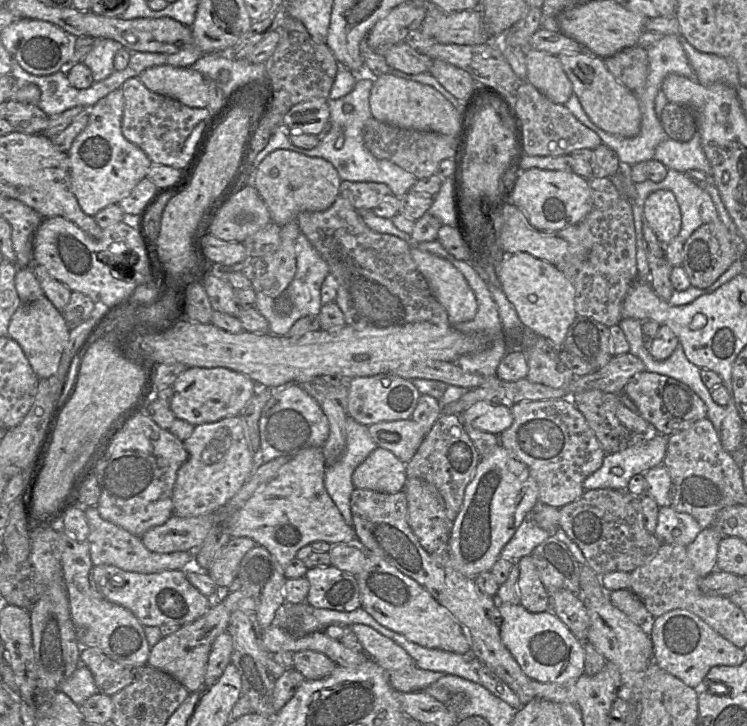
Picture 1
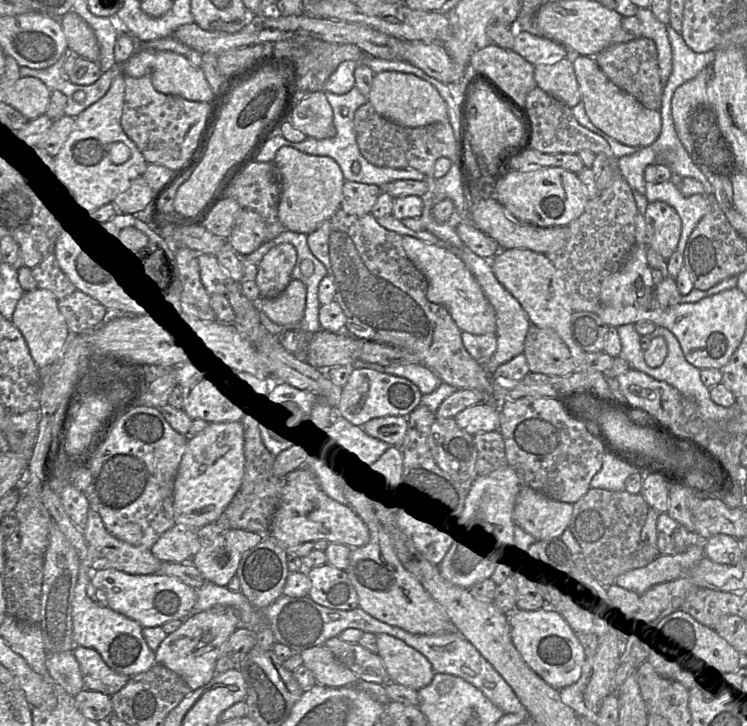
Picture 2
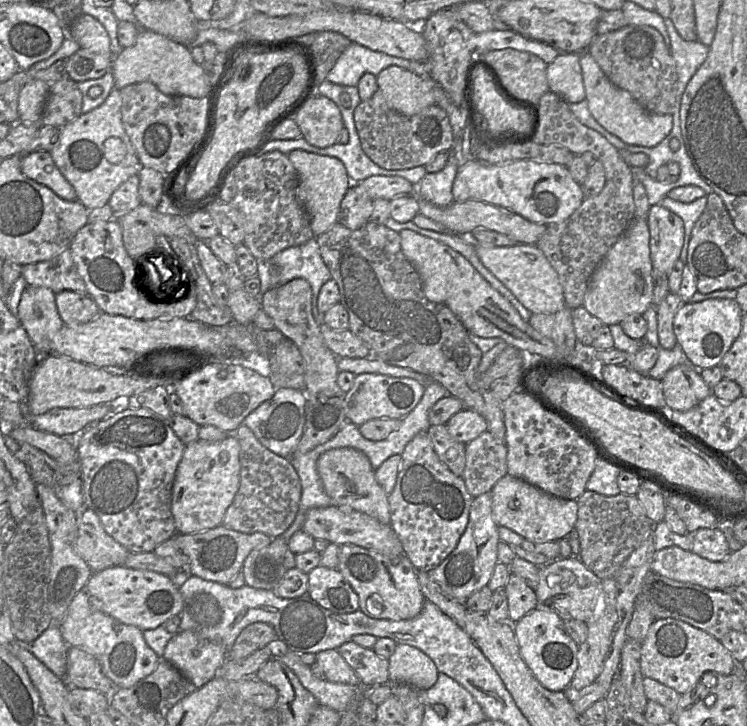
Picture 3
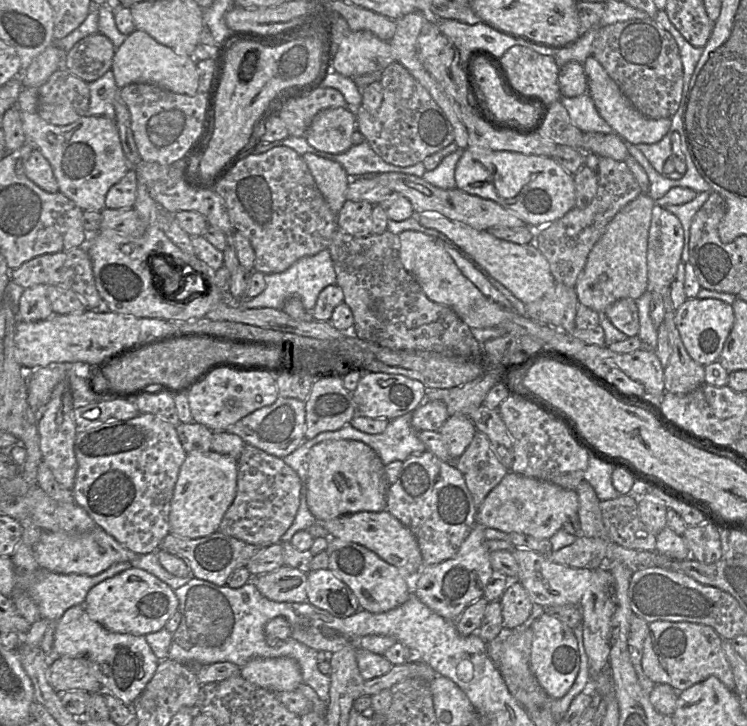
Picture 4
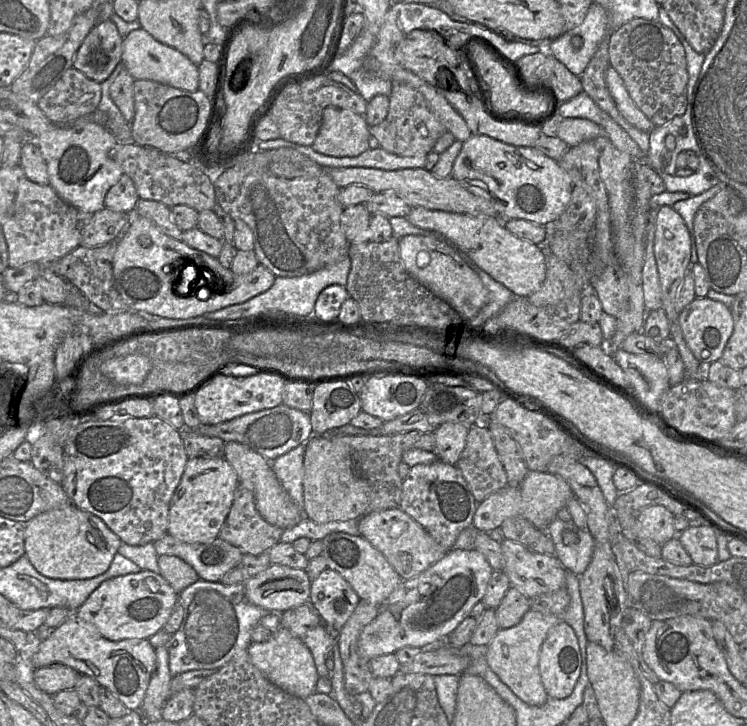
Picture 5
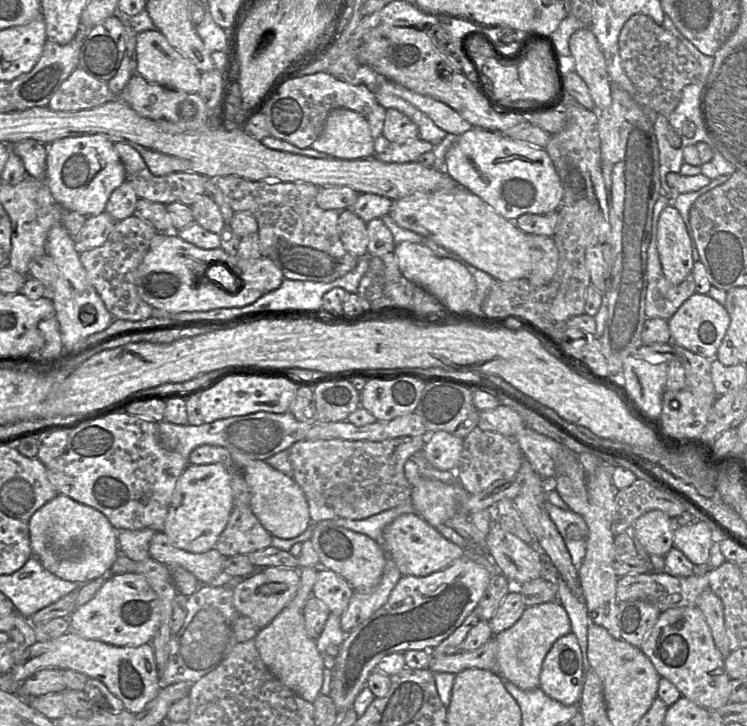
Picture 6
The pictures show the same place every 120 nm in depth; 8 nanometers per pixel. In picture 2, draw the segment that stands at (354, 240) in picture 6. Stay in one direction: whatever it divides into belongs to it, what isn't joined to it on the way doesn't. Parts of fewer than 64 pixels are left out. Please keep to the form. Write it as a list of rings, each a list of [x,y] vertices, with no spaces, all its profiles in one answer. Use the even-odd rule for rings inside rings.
[[[345,181],[340,208],[351,215],[371,214],[372,207],[381,193],[382,190],[377,185]]]

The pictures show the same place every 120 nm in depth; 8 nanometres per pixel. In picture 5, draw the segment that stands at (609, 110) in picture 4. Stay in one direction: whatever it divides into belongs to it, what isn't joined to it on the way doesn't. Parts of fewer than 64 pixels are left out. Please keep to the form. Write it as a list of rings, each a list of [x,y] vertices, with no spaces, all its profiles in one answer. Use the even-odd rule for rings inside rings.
[[[612,66],[606,70],[605,80],[607,88],[623,117],[637,129],[650,133],[655,125],[637,107],[625,86],[624,80]]]

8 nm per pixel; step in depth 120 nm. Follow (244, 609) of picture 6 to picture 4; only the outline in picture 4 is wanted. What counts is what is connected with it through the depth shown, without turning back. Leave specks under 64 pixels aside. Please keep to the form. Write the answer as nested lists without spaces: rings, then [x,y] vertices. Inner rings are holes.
[[[290,566],[254,577],[258,591],[275,602],[301,603],[307,601],[307,574]]]

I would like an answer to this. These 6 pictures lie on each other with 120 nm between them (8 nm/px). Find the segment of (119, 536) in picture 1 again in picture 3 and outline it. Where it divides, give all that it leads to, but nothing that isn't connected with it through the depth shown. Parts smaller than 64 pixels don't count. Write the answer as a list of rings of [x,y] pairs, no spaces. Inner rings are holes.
[[[92,509],[77,514],[77,527],[74,550],[92,572],[124,565],[130,552],[107,534]]]

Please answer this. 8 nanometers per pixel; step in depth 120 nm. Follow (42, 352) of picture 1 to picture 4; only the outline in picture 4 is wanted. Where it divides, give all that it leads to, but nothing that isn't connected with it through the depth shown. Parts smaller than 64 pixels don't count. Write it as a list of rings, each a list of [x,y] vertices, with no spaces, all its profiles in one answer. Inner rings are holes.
[[[35,285],[24,289],[18,308],[18,321],[36,322],[54,315],[45,285]]]

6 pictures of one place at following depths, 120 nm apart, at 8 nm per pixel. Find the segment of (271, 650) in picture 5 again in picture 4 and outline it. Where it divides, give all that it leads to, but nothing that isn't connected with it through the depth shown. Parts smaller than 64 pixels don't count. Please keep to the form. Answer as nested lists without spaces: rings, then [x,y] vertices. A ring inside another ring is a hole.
[[[289,657],[255,658],[240,669],[248,682],[273,692],[295,691],[302,683],[296,660]]]

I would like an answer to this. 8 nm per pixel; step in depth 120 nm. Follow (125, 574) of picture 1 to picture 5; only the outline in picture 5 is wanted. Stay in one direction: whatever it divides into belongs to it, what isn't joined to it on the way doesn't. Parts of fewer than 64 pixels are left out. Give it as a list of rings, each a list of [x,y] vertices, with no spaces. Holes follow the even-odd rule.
[[[141,570],[138,573],[130,573],[102,582],[75,611],[74,615],[88,625],[94,626],[103,637],[111,641],[149,639],[164,628],[178,600],[179,594],[175,592],[161,574],[150,570]]]

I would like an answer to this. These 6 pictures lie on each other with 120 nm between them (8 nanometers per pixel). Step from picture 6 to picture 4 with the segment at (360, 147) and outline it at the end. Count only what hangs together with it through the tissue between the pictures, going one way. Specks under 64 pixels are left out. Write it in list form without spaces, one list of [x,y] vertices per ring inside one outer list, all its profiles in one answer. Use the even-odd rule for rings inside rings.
[[[346,107],[326,108],[313,117],[304,137],[316,150],[339,154],[353,146],[351,138],[355,130],[357,130],[356,116]]]

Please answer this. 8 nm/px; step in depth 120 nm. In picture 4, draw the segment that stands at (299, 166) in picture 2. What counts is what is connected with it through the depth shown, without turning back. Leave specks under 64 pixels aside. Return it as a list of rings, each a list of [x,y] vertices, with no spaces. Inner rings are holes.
[[[305,153],[302,159],[307,164],[315,183],[333,213],[338,214],[346,199],[350,177],[336,161]]]

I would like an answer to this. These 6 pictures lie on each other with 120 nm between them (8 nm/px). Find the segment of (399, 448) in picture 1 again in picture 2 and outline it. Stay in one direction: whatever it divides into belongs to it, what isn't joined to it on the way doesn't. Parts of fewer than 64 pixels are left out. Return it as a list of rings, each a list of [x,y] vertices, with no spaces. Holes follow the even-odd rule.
[[[404,416],[375,418],[361,426],[367,435],[397,448],[402,448],[404,444],[407,427],[407,417]]]

